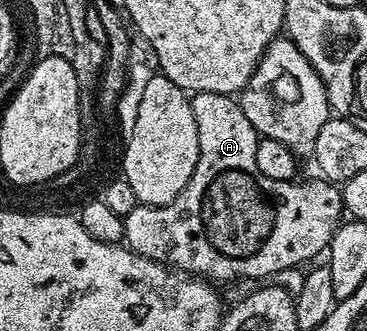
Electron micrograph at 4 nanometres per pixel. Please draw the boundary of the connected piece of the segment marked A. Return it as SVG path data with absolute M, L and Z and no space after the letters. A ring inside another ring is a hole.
M201 91L195 92L191 96L191 101L194 121L198 125L198 149L200 150L198 153L198 165L194 165L194 173L190 177L186 189L182 189L182 193L178 193L178 197L173 203L167 203L161 207L137 205L134 209L130 209L128 215L124 216L123 242L126 244L128 250L132 251L135 255L145 255L147 259L163 263L164 266L171 267L185 275L203 277L205 280L215 281L217 284L228 283L231 279L260 279L258 281L264 281L269 278L267 275L276 275L279 271L288 271L291 267L296 267L299 263L304 263L307 259L314 258L319 251L323 252L328 244L332 242L336 228L340 226L342 216L345 214L344 197L341 188L335 183L329 183L323 177L308 179L305 183L296 183L297 181L293 181L292 179L270 181L270 177L265 177L259 171L258 161L254 161L258 136L254 125L250 125L246 113L242 113L239 102L231 95L202 93Z

